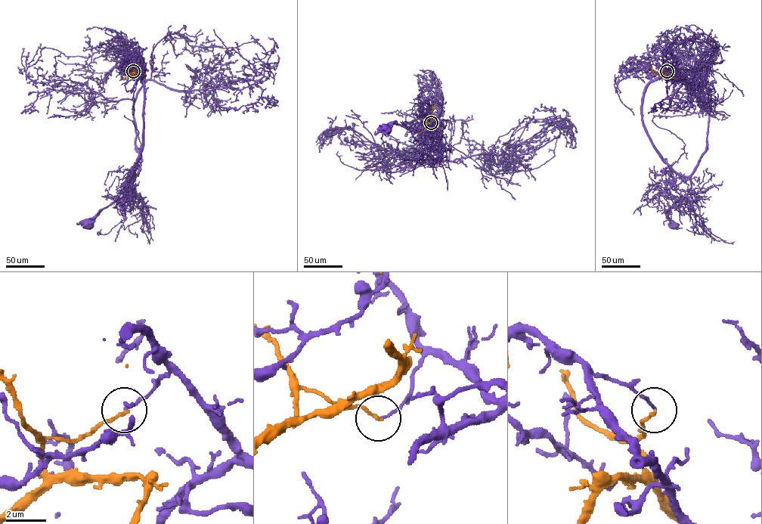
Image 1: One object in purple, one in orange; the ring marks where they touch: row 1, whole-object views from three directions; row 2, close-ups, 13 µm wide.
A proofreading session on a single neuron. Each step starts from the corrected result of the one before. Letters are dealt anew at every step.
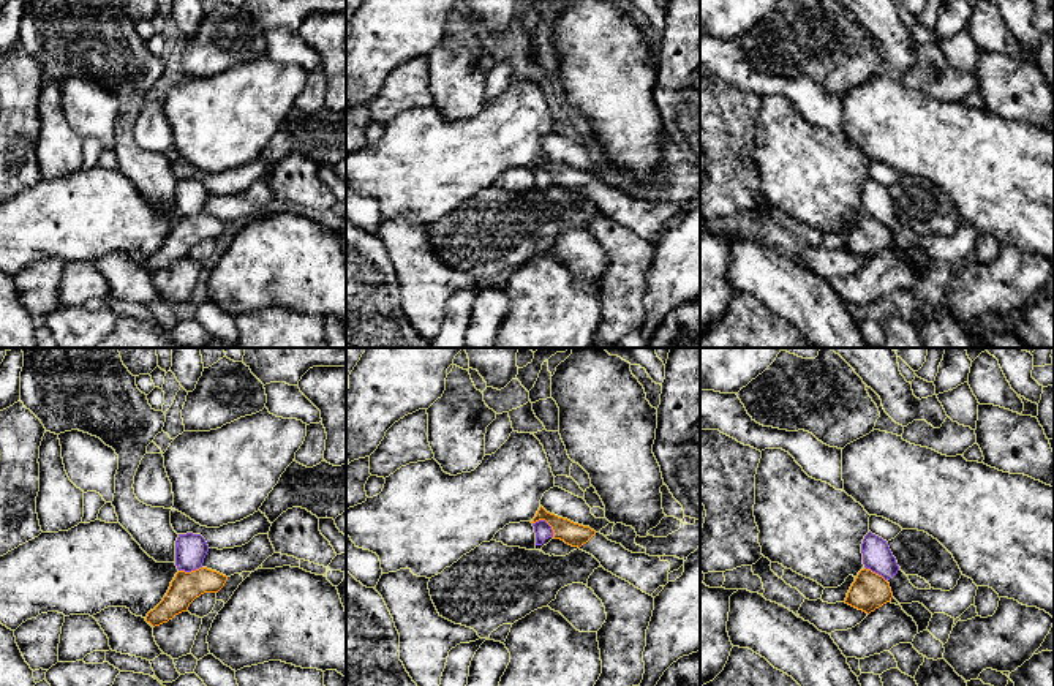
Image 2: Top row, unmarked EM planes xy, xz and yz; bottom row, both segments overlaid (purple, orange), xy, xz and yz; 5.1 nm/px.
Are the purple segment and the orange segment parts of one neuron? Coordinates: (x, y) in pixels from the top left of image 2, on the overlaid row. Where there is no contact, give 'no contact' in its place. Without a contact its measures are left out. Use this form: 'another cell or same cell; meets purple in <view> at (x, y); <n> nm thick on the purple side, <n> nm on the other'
another cell; meets purple in xz at (547, 523); 90 nm thick on the purple side, 120 nm on the other

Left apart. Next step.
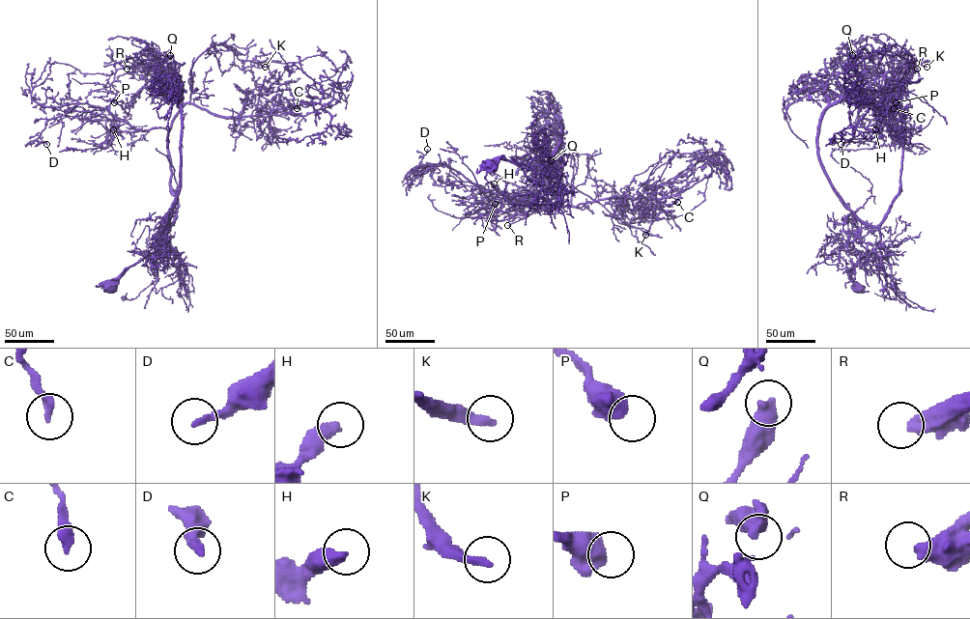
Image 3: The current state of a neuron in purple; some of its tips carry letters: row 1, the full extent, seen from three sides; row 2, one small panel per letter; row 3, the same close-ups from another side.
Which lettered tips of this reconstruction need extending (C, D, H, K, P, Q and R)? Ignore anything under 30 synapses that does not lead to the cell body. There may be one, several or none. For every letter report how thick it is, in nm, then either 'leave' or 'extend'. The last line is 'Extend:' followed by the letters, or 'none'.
C: calibre 320 nm; leave
D: calibre 220 nm; leave
H: calibre 440 nm; leave
K: calibre 320 nm; extend
P: calibre 700 nm; leave
Q: calibre 550 nm; leave
R: calibre 500 nm; extend
Extend: K, R

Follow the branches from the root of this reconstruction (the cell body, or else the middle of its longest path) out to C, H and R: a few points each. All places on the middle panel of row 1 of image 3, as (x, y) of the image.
C: (491, 164), (509, 160), (551, 187), (557, 202), (549, 212), (605, 198), (659, 205), (658, 192), (677, 202)
H: (491, 164), (517, 163), (551, 187), (557, 202), (549, 212), (516, 205), (494, 183)
R: (491, 164), (509, 160), (543, 187), (551, 187), (557, 202), (549, 212), (562, 206), (563, 193), (507, 225)

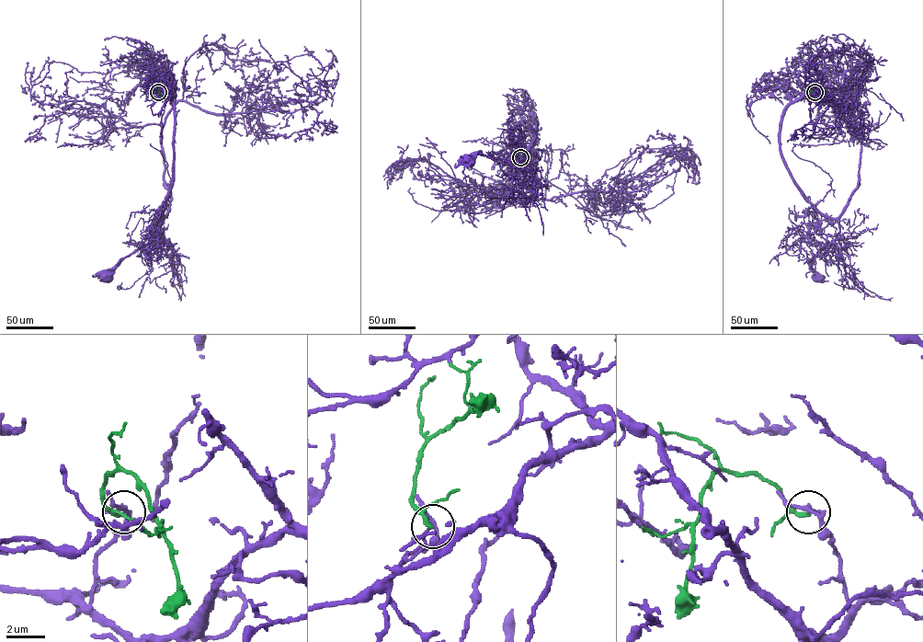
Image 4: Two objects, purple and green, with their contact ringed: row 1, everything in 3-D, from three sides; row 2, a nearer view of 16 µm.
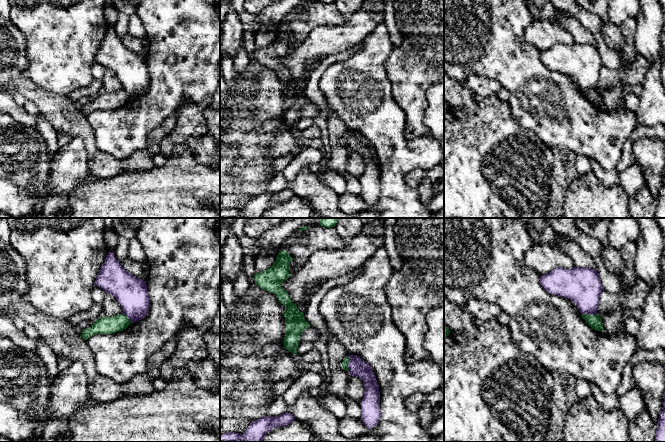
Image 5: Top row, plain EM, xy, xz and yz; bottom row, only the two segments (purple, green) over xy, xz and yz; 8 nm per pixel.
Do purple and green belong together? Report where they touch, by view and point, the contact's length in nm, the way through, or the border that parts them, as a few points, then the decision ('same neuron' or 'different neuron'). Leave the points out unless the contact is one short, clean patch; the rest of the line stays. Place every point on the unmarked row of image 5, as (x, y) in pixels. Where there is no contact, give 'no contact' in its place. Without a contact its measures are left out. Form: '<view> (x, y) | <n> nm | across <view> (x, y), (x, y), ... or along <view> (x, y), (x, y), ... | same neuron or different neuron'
yz (589, 90) | 140 nm | along yz (598, 90), (581, 91) | different neuron

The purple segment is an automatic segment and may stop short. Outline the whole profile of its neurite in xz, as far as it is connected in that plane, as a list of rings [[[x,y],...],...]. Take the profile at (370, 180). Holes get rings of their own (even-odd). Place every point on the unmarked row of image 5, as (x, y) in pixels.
[[[357,131],[348,132],[348,149],[359,153],[365,163],[364,173],[361,177],[362,190],[360,196],[368,205],[372,205],[376,203],[381,193],[379,162],[368,139]]]

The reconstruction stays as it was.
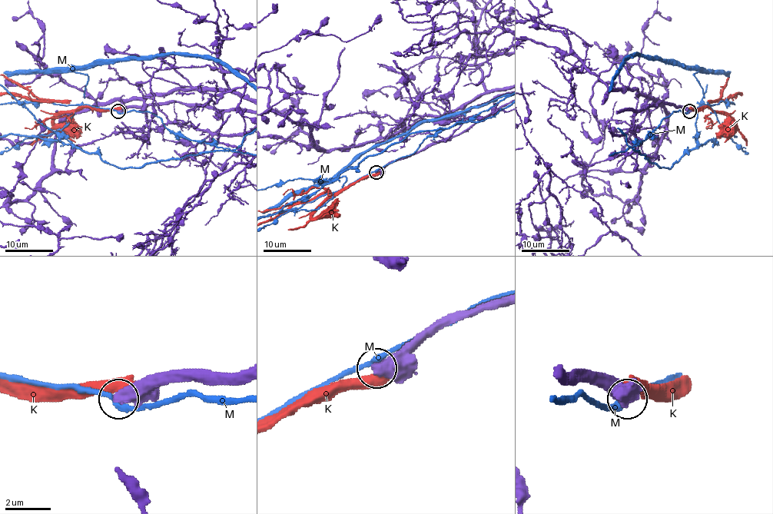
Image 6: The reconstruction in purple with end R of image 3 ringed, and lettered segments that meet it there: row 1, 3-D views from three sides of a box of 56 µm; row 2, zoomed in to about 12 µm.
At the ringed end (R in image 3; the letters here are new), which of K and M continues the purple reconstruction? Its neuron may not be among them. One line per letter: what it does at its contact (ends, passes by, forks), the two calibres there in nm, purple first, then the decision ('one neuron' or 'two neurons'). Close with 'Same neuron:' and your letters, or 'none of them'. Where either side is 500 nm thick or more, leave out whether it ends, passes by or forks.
K: calibres 900 and 550 nm; two neurons
M: calibres 650 and 260 nm; two neurons
Same neuron: none of them

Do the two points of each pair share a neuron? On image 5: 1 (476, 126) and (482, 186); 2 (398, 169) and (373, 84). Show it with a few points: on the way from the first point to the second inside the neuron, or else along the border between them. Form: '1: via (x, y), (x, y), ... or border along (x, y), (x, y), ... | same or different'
1: via (476, 141), (476, 171) | same
2: via (392, 148), (382, 121), (373, 112), (373, 105) | same

